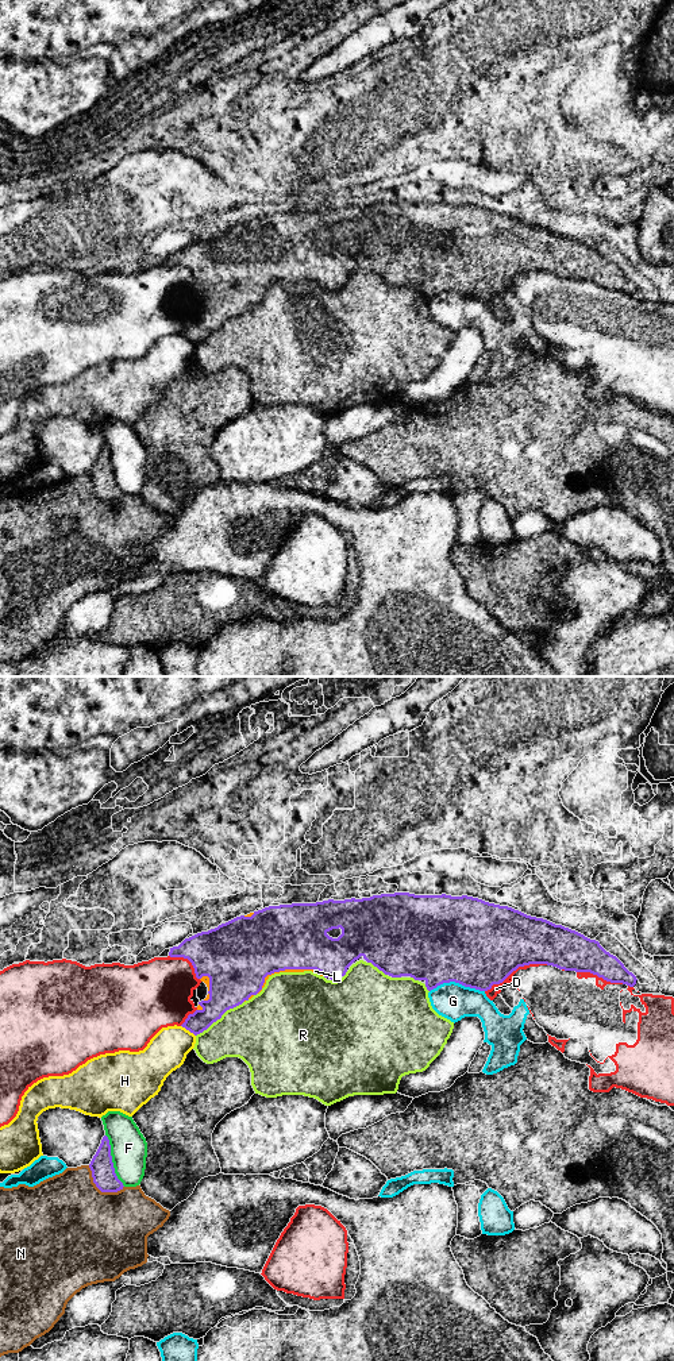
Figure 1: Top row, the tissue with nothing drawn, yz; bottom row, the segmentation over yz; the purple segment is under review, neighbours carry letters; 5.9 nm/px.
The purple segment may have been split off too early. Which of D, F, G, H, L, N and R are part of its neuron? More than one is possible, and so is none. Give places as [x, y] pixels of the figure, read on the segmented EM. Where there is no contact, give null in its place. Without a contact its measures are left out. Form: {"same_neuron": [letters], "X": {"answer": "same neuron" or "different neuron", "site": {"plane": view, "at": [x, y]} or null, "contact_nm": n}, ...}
{"same_neuron": ["L"], "D": {"answer": "different neuron", "site": {"plane": "yz", "at": [516, 968]}, "contact_nm": 400}, "F": {"answer": "different neuron", "site": {"plane": "yz", "at": [111, 1160]}, "contact_nm": 340}, "G": {"answer": "different neuron", "site": {"plane": "yz", "at": [457, 982]}, "contact_nm": 320}, "H": {"answer": "different neuron", "site": {"plane": "yz", "at": [188, 1029]}, "contact_nm": 110}, "L": {"answer": "same neuron", "site": {"plane": "yz", "at": [287, 968]}, "contact_nm": 420}, "N": {"answer": "different neuron", "site": {"plane": "yz", "at": [100, 1190]}, "contact_nm": 260}, "R": {"answer": "different neuron", "site": {"plane": "yz", "at": [219, 1018]}, "contact_nm": 360}}

